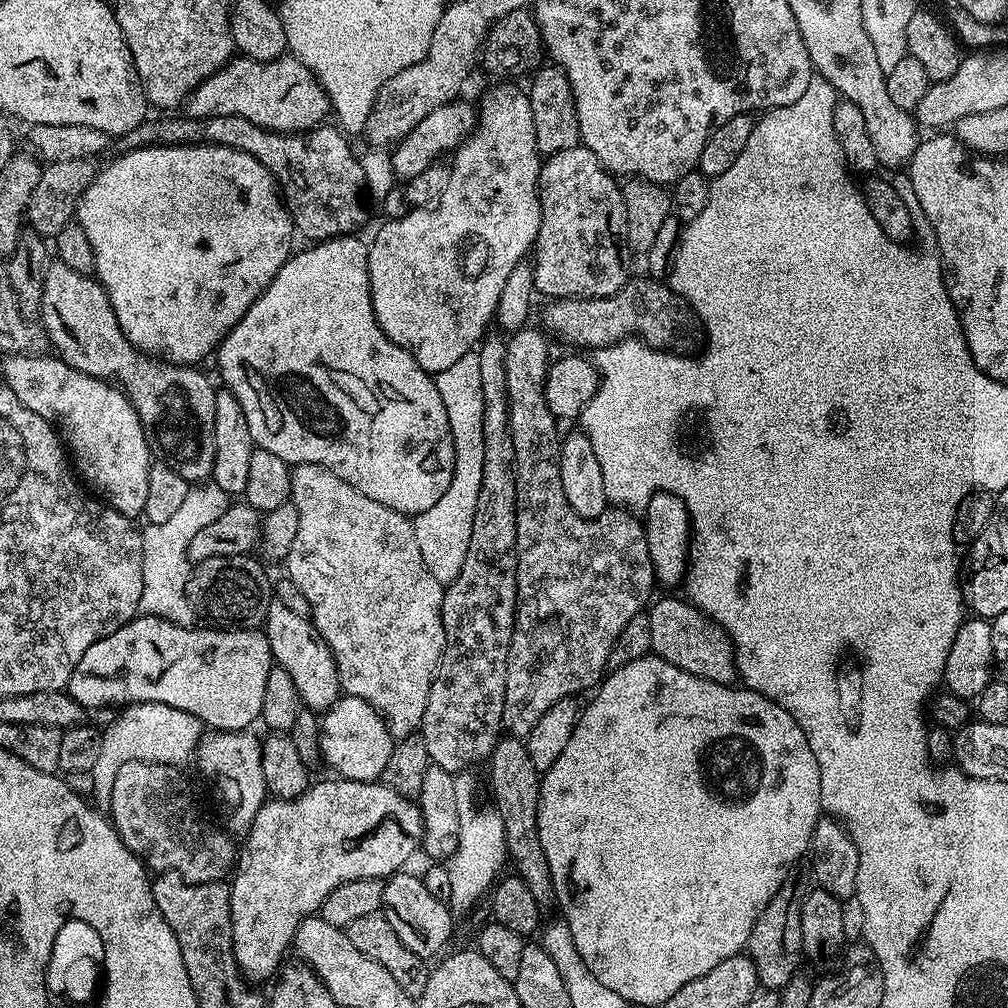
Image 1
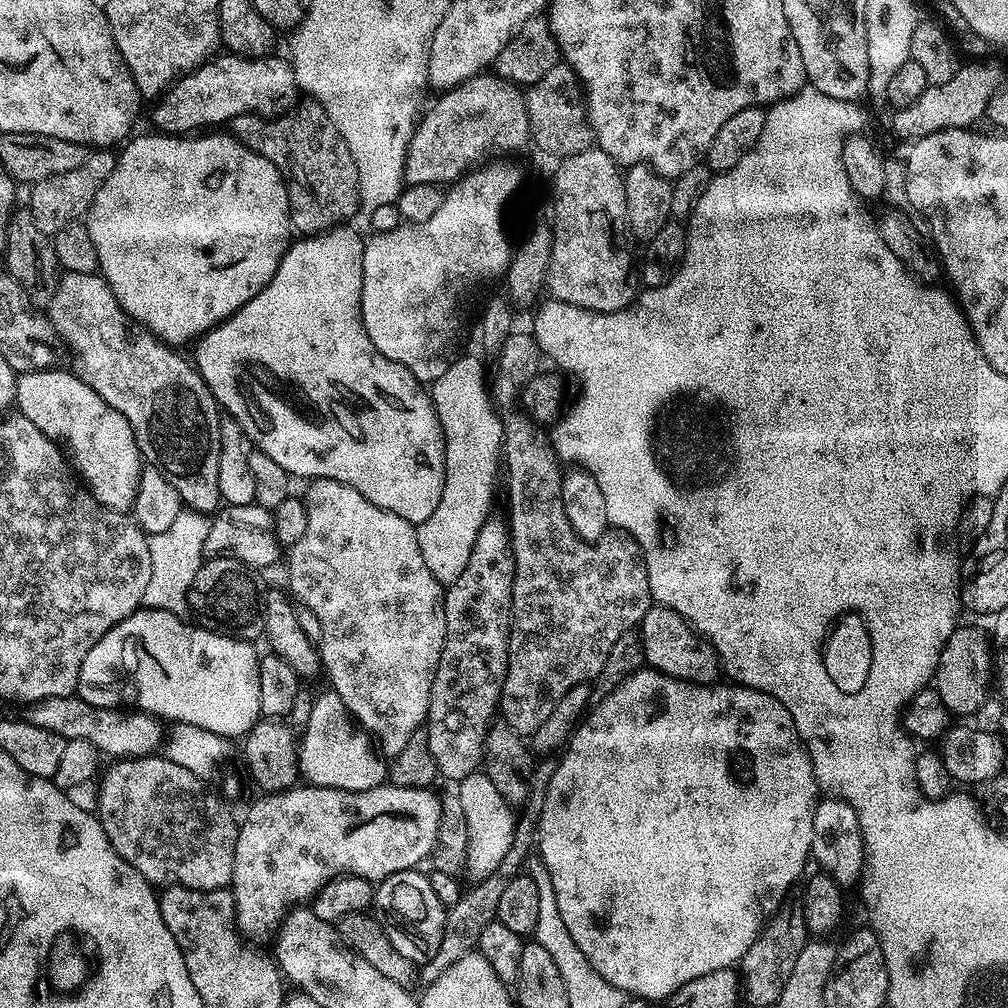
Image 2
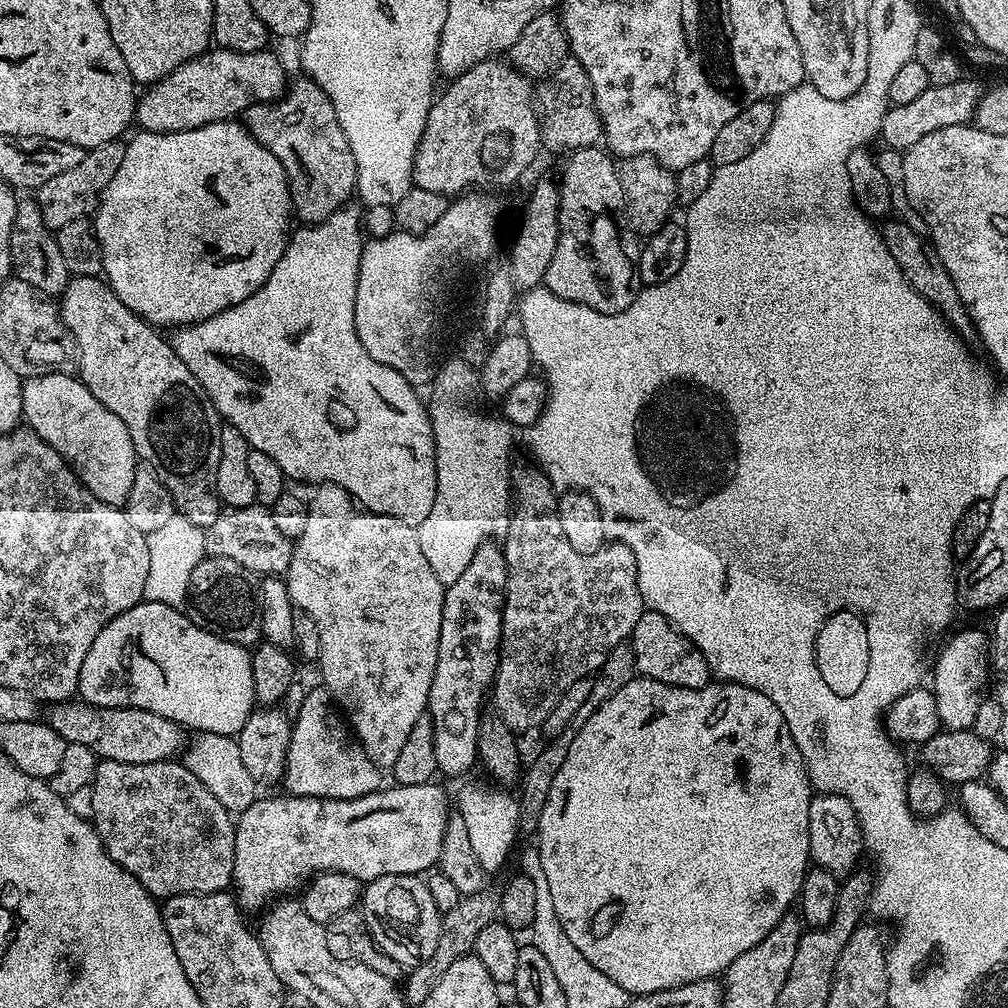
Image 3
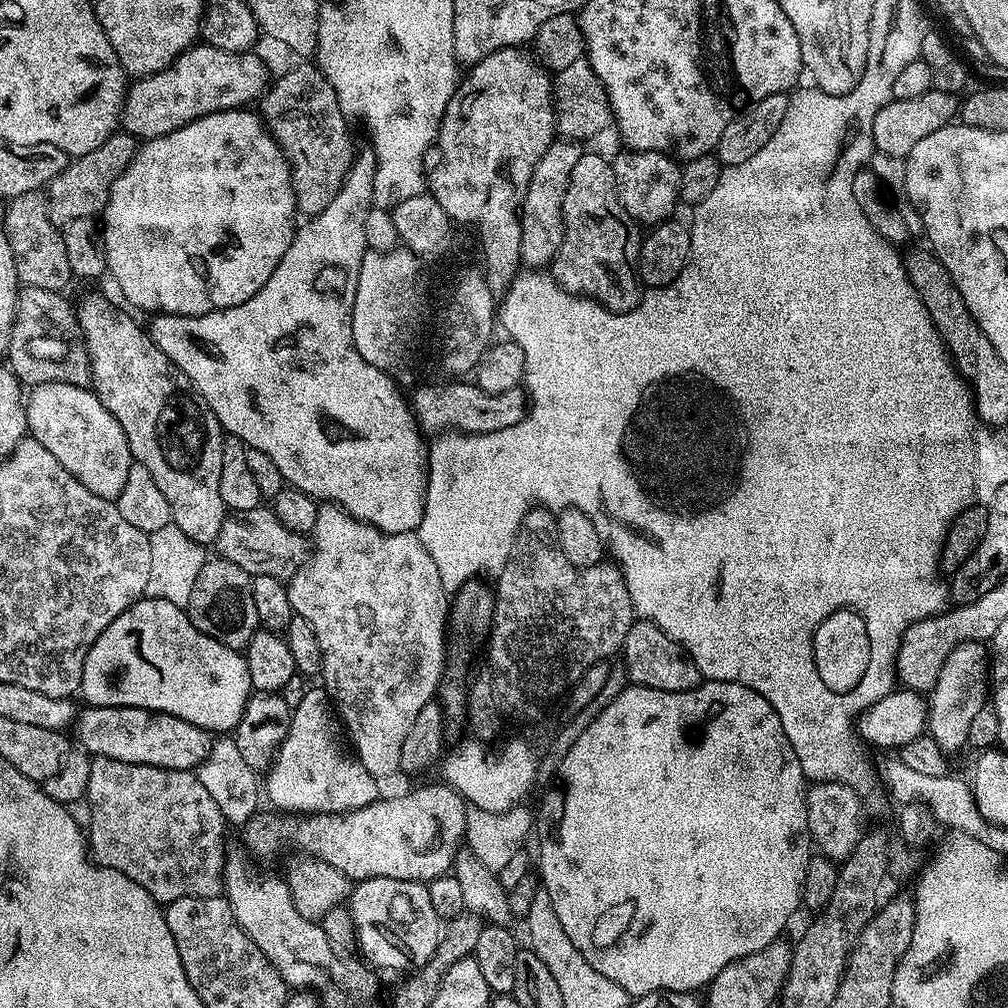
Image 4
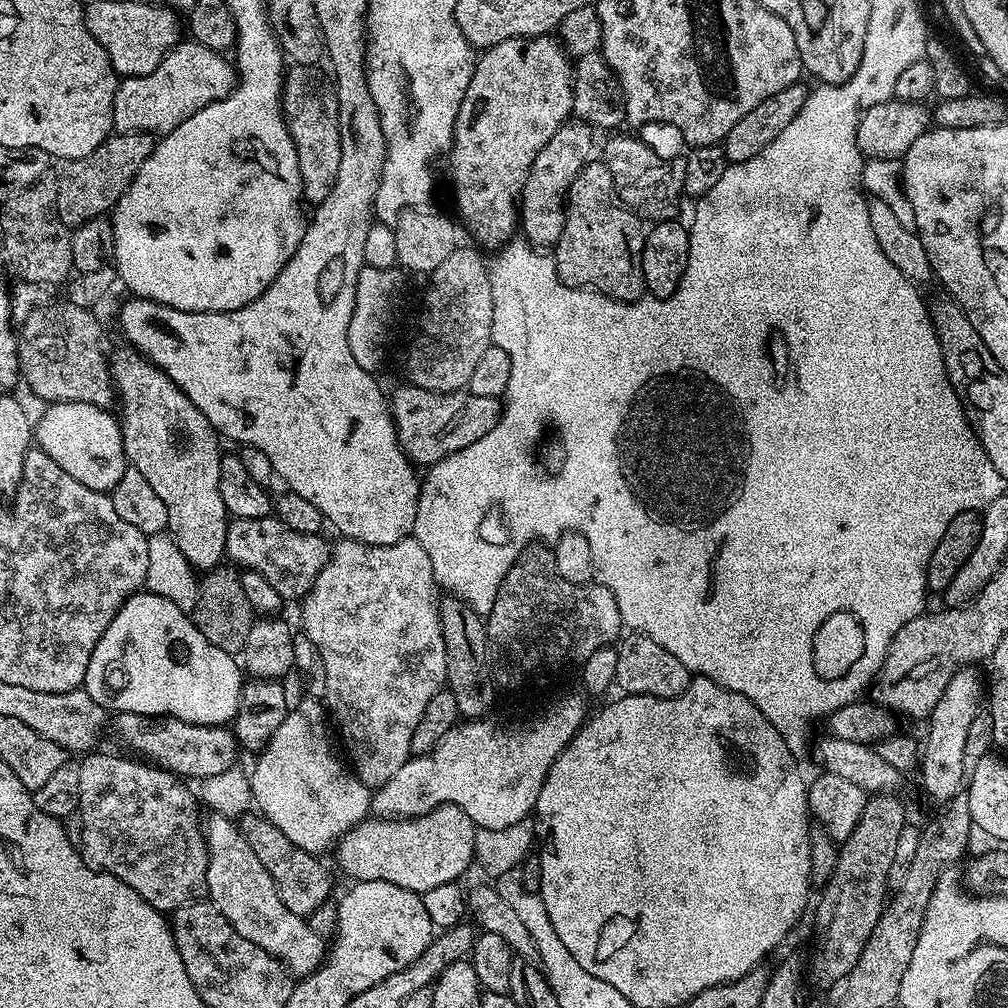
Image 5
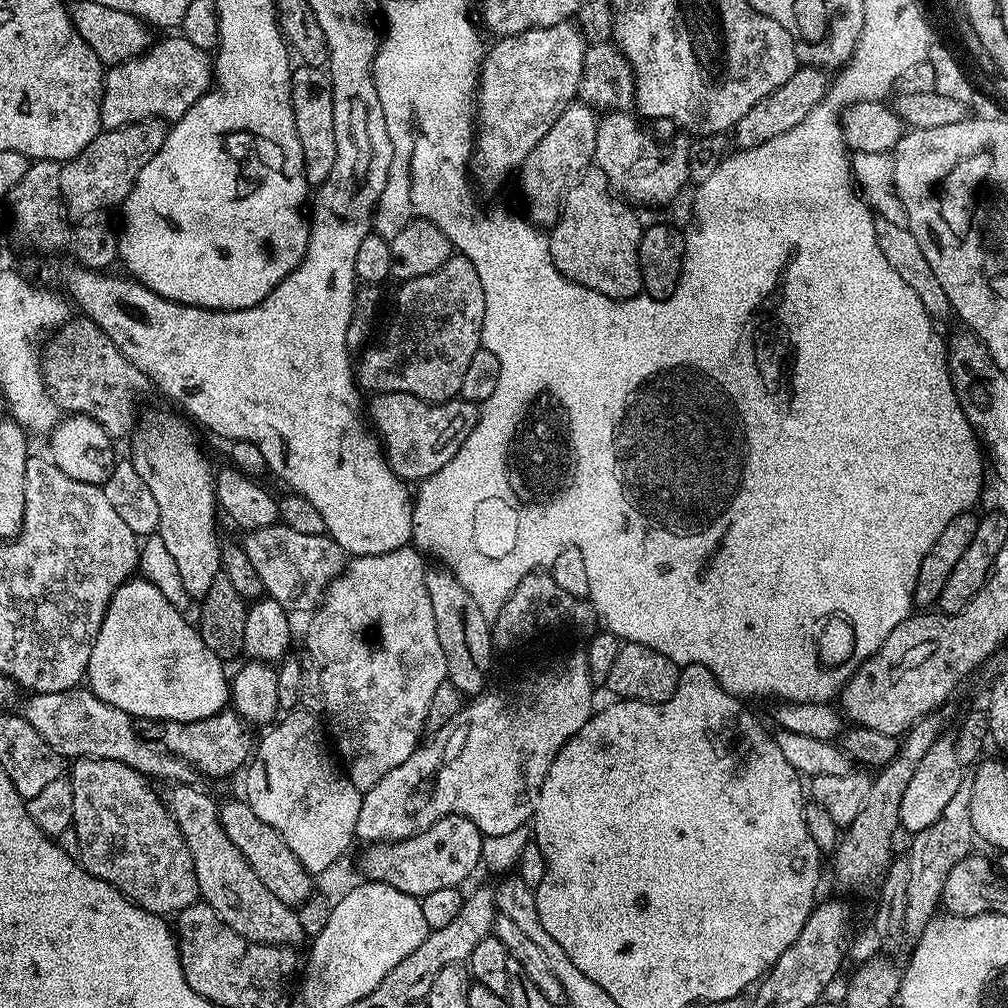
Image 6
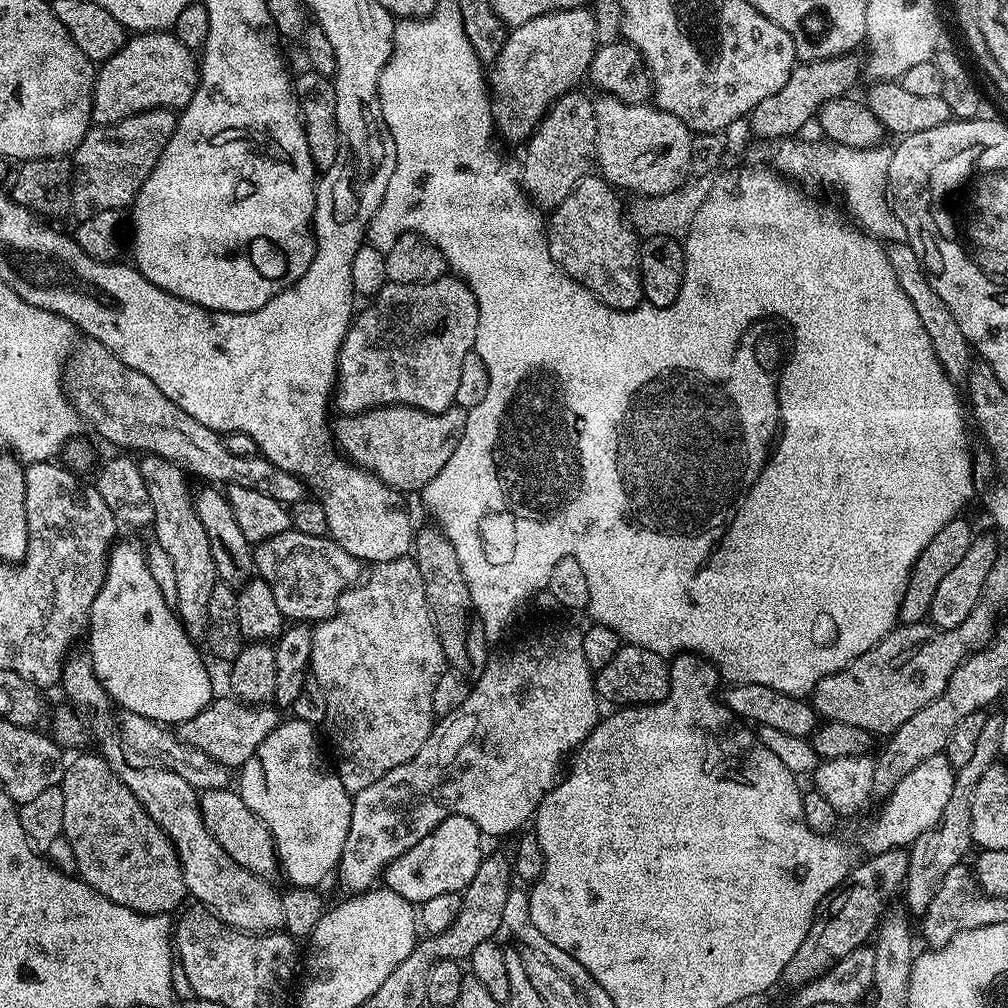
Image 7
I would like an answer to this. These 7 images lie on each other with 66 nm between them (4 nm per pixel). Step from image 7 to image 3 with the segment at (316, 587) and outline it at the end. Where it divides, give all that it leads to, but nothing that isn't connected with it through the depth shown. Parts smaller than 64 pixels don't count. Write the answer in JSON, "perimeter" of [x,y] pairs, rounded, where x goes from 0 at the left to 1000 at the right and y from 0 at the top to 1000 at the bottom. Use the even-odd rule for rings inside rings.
{"perimeter":[[[255,499],[247,504],[223,503],[214,511],[212,518],[202,524],[202,546],[205,551],[232,554],[232,558],[244,562],[251,569],[285,568],[291,543],[291,537],[282,533],[274,521],[271,509]]]}

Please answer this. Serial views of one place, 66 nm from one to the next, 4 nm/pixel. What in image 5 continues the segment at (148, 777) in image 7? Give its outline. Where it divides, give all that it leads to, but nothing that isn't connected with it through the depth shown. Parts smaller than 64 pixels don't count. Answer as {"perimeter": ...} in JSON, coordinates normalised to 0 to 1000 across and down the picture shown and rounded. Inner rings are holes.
{"perimeter":[[[210,806],[206,810],[200,820],[205,836],[207,894],[240,931],[259,938],[260,942],[277,952],[291,969],[307,968],[317,959],[323,947],[322,930],[312,927],[303,910],[292,907],[292,903],[284,903],[284,897],[276,890],[271,871],[256,847],[249,842],[248,835],[239,827],[237,818],[218,808]]]}

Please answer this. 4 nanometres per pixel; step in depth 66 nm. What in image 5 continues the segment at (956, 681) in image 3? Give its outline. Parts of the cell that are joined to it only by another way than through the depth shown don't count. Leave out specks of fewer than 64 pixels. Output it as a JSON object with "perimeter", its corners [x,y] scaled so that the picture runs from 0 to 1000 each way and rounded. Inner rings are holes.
{"perimeter":[[[967,662],[952,663],[946,673],[942,673],[942,681],[938,681],[938,688],[927,700],[921,722],[921,735],[915,738],[915,757],[911,767],[917,773],[917,782],[925,794],[940,796],[953,785],[958,774],[958,724],[962,716],[974,705],[978,694],[978,679],[972,676]]]}

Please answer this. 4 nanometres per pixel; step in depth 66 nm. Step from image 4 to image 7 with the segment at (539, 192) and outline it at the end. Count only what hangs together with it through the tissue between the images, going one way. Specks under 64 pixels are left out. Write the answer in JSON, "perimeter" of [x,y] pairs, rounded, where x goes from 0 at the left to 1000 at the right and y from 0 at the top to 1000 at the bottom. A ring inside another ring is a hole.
{"perimeter":[[[568,89],[561,92],[560,95],[549,99],[542,114],[536,118],[536,124],[522,140],[524,148],[520,151],[520,168],[517,166],[514,171],[514,178],[524,192],[525,198],[536,208],[547,208],[553,206],[565,188],[575,180],[576,175],[584,170],[583,162],[588,162],[591,154],[591,104],[585,98],[575,92],[575,89]]]}

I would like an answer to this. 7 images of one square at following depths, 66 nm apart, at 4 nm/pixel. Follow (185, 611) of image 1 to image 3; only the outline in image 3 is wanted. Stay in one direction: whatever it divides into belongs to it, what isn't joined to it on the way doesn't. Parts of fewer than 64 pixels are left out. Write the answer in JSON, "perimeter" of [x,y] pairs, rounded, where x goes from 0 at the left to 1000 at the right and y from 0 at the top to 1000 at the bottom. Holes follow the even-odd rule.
{"perimeter":[[[176,510],[157,526],[146,529],[147,545],[149,546],[149,569],[145,573],[143,595],[161,597],[170,603],[182,604],[187,594],[188,569],[192,569],[192,562],[201,556],[202,524],[188,518],[182,510]]]}

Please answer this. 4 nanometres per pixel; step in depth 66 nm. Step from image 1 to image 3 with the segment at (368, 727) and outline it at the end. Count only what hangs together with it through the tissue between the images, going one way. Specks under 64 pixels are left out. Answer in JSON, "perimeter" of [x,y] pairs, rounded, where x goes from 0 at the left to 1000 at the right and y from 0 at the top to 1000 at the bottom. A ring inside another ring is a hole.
{"perimeter":[[[320,681],[311,682],[298,698],[298,709],[293,711],[290,720],[281,781],[286,781],[283,783],[291,790],[326,790],[329,794],[346,794],[377,785],[377,770],[378,763],[367,756],[356,734],[347,729],[346,719],[331,697],[329,688]]]}

